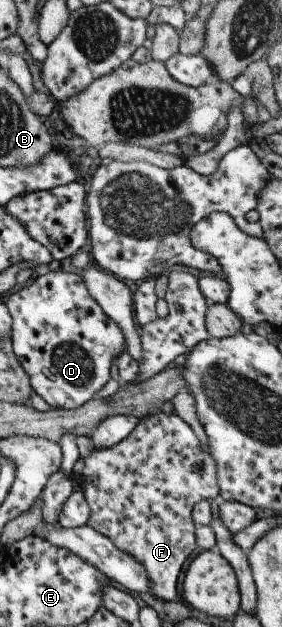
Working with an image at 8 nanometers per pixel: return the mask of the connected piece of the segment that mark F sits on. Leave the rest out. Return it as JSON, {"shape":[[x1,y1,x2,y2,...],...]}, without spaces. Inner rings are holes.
{"shape":[[158,414,140,419,128,437,112,448,96,451,84,460,82,492,90,505,91,518,87,525,110,539,118,549,136,557,142,563,150,579,150,589,164,602,180,600,178,576,184,562,198,548,195,539,195,524,192,513,196,503,203,500,220,499,220,487,216,472,216,461,201,445,201,441,177,414]]}

